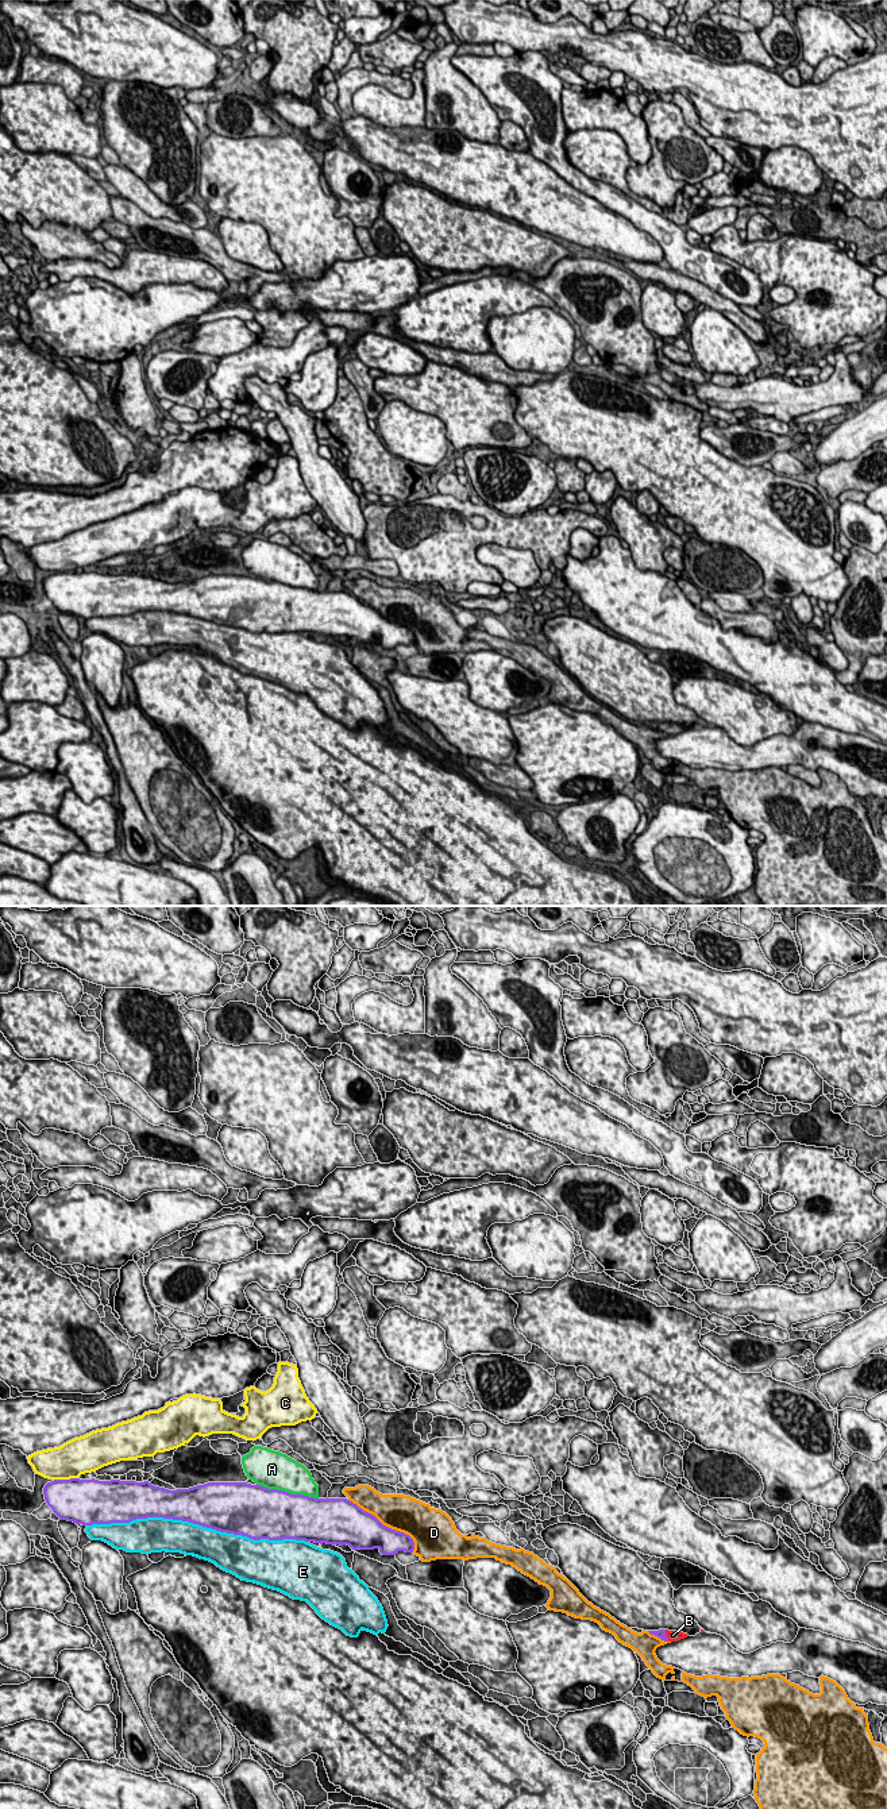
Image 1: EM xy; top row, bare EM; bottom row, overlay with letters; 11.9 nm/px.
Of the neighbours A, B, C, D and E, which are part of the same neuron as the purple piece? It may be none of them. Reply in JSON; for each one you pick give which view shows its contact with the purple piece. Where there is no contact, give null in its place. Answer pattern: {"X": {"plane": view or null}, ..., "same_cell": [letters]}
{"B": {"plane": "xy"}, "same_cell": ["B"]}

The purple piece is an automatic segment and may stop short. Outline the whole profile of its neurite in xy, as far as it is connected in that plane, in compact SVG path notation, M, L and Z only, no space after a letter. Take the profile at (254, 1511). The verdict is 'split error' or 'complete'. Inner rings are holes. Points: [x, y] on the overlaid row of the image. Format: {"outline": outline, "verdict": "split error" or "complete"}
{"outline": "M54 1480L43 1488L47 1505L59 1520L76 1524L130 1523L136 1519L163 1517L189 1521L220 1532L254 1540L296 1539L327 1544L347 1544L352 1550L378 1548L382 1555L413 1552L413 1539L383 1526L374 1515L347 1498L315 1498L247 1482L208 1482L189 1489L169 1490L149 1481Z", "verdict": "complete"}

